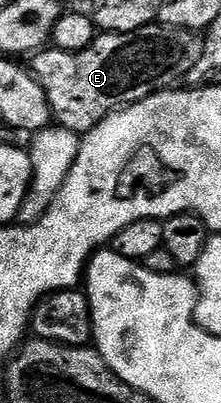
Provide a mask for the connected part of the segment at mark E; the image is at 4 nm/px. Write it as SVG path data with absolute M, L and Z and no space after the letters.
M152 25L149 27L143 27L142 30L136 31L133 34L113 34L106 32L96 36L93 45L85 51L78 51L77 53L69 53L68 51L62 51L59 48L51 47L38 52L29 63L30 70L33 72L36 79L45 89L47 94L47 100L51 106L51 113L54 122L58 126L64 127L66 131L73 131L76 133L86 133L94 129L98 123L107 115L110 115L113 111L122 111L125 107L132 107L135 103L139 103L143 99L148 99L151 95L156 95L158 91L172 90L176 88L185 78L189 76L189 73L193 69L195 63L200 61L203 51L203 39L194 32L181 31L176 28L168 28L161 25Z

